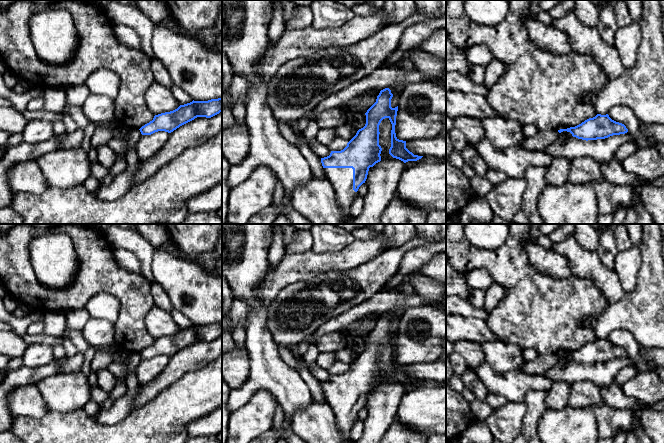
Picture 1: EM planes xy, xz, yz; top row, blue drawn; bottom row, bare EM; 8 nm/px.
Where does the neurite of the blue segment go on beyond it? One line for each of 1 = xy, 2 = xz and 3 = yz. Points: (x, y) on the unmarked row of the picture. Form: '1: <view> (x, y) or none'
1: none
2: none
3: none

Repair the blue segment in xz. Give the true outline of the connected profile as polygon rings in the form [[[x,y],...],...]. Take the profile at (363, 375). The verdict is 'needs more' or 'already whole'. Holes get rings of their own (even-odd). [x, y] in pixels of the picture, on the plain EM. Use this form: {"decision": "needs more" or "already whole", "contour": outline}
{"decision": "already whole", "contour": [[[389,312],[380,315],[376,326],[367,334],[366,348],[341,375],[331,375],[330,379],[321,382],[323,392],[352,392],[353,414],[358,415],[365,407],[370,391],[381,385],[382,372],[379,369],[379,349],[388,342],[392,348],[391,371],[389,378],[403,385],[417,385],[423,380],[414,379],[406,372],[406,365],[396,361],[395,349],[398,330],[391,331],[393,318]]]}

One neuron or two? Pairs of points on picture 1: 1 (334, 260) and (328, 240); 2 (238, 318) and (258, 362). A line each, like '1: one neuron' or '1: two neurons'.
1: two neurons
2: two neurons

